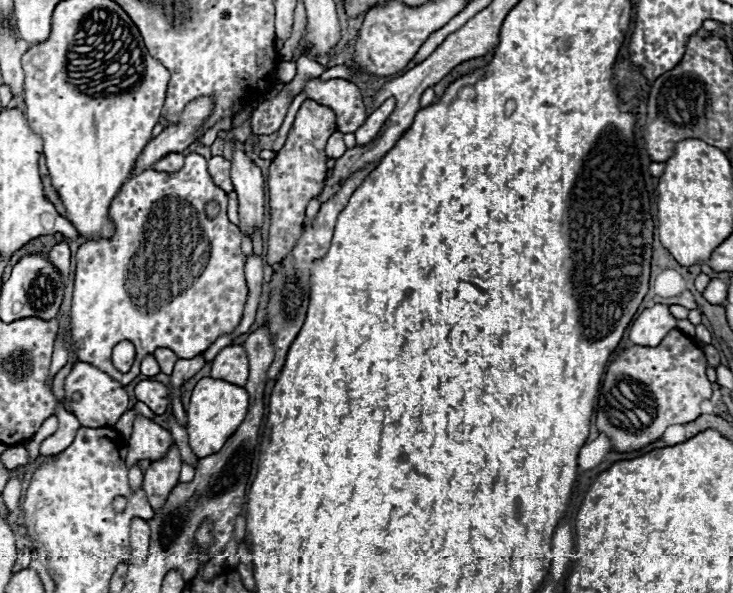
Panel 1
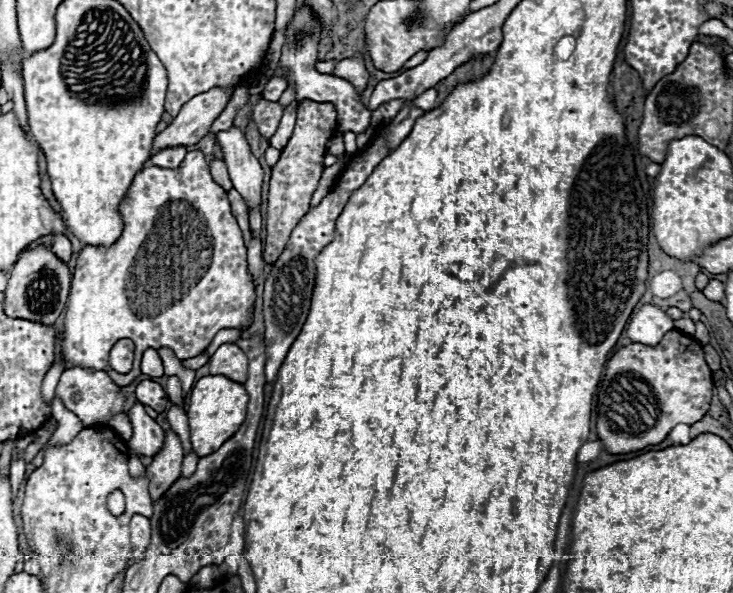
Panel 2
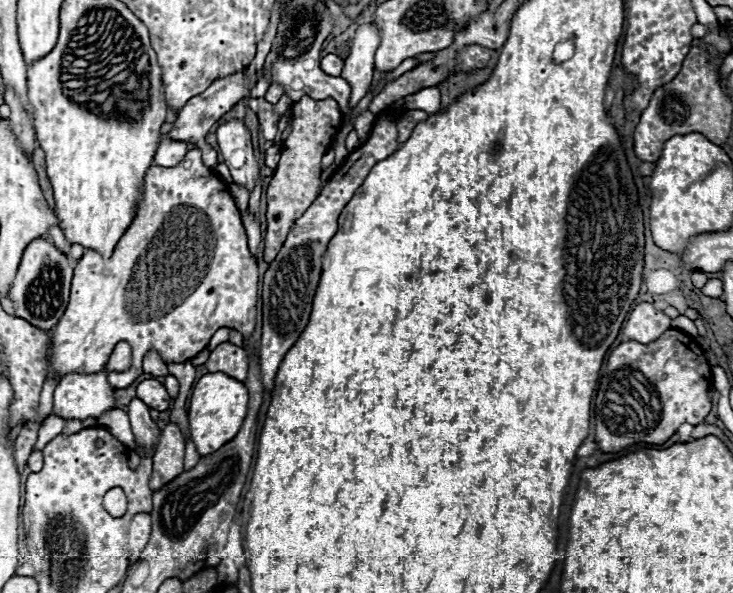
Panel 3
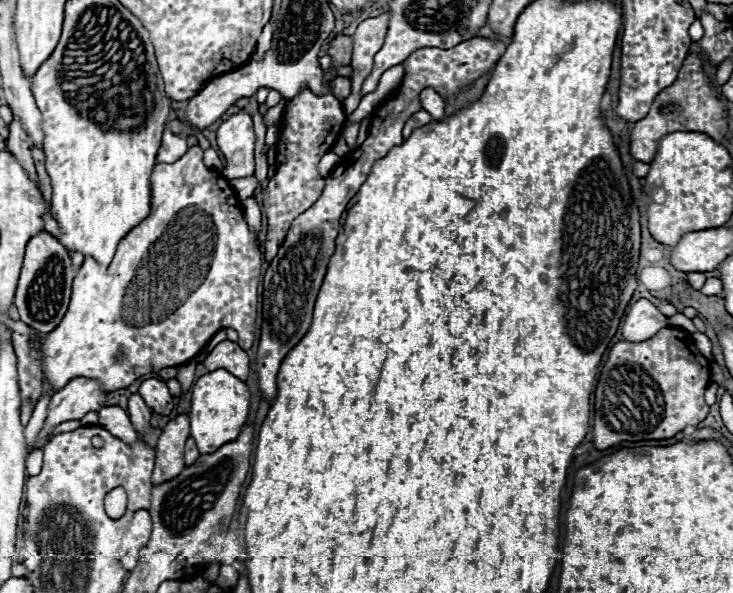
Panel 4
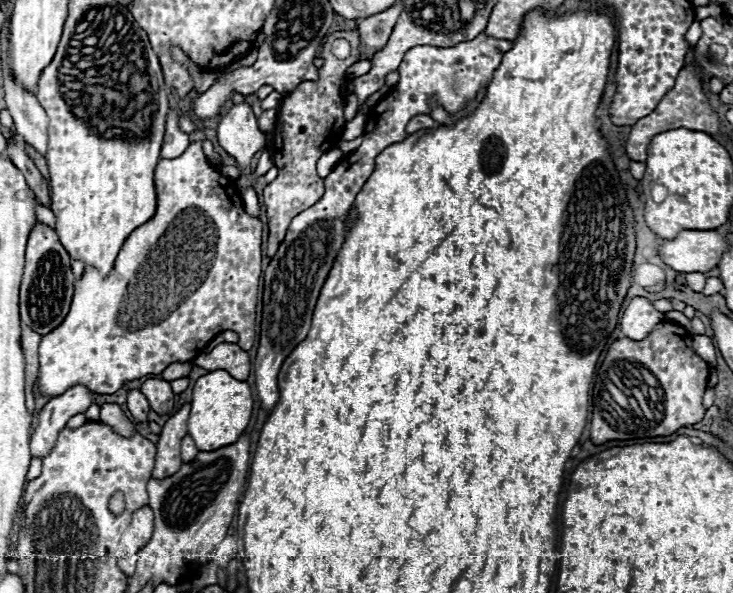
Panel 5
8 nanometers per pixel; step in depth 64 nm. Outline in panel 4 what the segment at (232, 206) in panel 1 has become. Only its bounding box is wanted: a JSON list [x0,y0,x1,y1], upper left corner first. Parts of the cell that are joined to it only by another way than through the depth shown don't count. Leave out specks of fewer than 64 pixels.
[232,174,258,200]

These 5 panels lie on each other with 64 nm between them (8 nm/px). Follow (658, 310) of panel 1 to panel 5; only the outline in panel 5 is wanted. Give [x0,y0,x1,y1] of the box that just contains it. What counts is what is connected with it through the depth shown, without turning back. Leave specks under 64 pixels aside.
[620,296,666,340]

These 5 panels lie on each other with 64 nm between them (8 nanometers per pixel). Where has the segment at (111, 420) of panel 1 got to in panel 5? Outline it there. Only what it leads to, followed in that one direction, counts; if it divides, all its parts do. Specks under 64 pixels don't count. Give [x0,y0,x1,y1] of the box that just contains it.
[30,386,94,458]

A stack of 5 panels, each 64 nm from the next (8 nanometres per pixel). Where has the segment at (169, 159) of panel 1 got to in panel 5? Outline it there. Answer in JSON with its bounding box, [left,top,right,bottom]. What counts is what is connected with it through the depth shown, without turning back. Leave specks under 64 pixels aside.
[162,108,190,158]

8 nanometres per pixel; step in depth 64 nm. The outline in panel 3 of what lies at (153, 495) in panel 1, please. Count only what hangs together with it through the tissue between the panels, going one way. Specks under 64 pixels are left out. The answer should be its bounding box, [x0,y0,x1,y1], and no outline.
[150,424,184,490]

